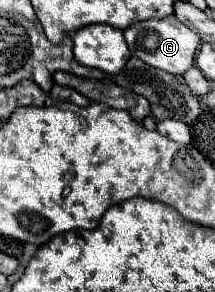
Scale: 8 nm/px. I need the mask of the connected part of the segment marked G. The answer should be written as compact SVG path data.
M167 16L161 20L143 20L143 22L135 22L133 26L129 26L125 32L125 40L127 46L131 50L133 56L141 58L145 64L159 68L159 70L167 70L169 74L183 74L187 72L187 68L193 66L195 60L195 52L199 46L199 36L195 32L191 32L185 24L181 24L175 16Z

